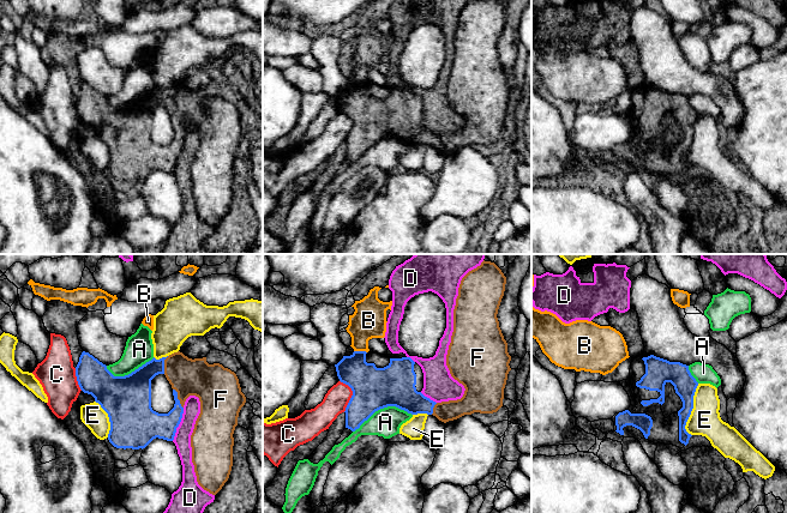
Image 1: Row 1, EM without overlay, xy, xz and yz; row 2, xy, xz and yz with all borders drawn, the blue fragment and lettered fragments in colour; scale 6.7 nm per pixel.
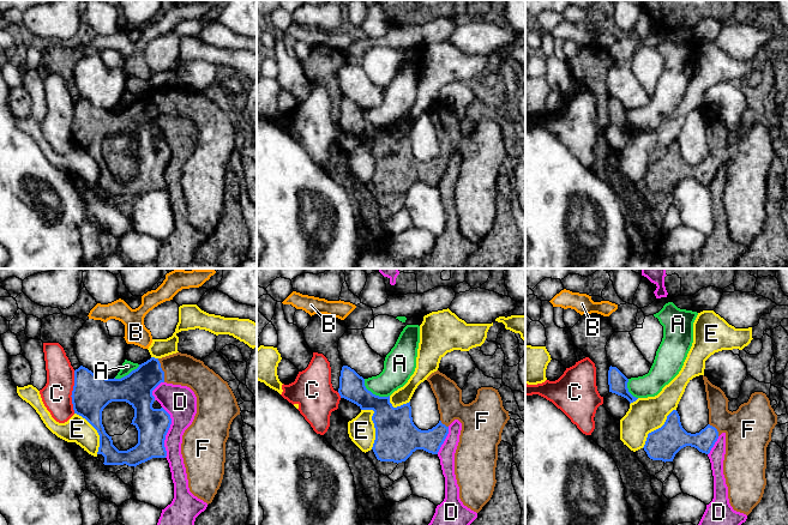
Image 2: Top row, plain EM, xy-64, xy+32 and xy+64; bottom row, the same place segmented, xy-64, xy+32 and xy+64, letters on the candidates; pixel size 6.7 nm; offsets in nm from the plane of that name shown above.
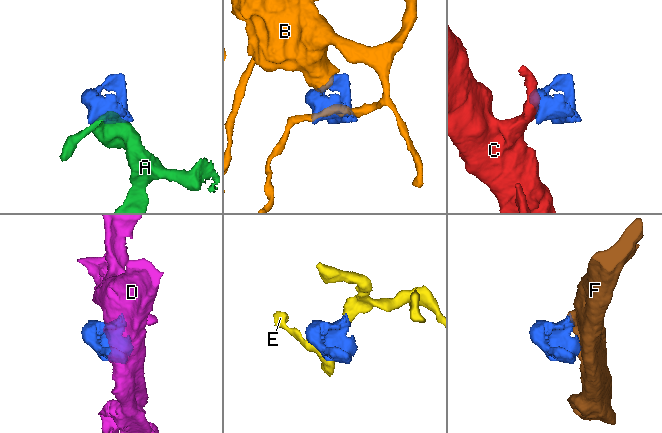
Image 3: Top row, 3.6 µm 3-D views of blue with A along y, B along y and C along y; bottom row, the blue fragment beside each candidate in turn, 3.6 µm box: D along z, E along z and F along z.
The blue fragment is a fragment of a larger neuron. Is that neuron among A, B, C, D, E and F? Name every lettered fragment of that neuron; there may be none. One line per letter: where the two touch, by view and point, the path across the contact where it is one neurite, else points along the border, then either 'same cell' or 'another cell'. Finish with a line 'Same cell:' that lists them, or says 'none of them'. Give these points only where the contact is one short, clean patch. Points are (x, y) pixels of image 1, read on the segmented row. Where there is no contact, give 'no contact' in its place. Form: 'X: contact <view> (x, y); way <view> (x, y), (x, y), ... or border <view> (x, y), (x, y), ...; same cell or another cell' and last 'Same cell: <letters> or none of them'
A: contact xz (382, 408); another cell
B: contact xz (360, 351); border xz (354, 350), (364, 350), (366, 352); another cell
C: contact xz (353, 394); border xz (340, 380), (352, 391), (352, 397), (343, 411); another cell
D: contact xy (179, 423); another cell
E: contact yz (691, 410); another cell
F: contact xy (176, 398); same cell
Same cell: F

